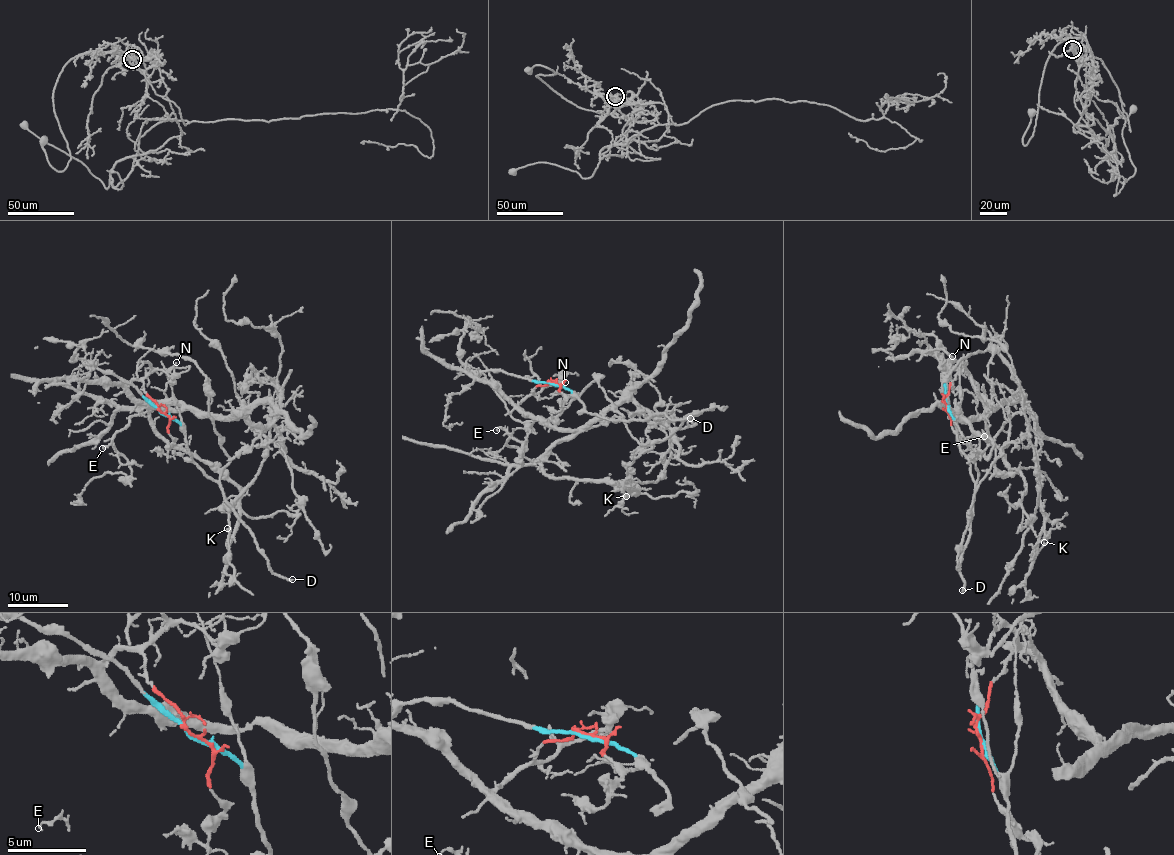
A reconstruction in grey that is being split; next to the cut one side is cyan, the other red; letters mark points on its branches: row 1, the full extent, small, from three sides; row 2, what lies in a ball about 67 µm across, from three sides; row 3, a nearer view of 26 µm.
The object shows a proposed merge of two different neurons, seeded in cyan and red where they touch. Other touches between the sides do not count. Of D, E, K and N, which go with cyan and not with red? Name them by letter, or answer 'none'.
D

